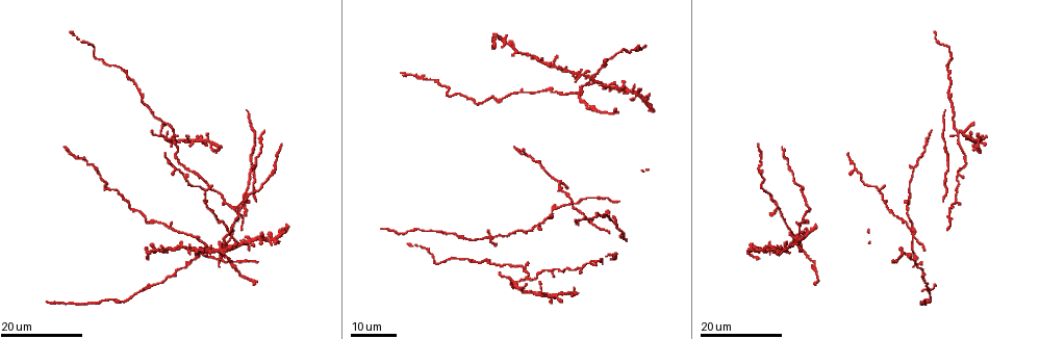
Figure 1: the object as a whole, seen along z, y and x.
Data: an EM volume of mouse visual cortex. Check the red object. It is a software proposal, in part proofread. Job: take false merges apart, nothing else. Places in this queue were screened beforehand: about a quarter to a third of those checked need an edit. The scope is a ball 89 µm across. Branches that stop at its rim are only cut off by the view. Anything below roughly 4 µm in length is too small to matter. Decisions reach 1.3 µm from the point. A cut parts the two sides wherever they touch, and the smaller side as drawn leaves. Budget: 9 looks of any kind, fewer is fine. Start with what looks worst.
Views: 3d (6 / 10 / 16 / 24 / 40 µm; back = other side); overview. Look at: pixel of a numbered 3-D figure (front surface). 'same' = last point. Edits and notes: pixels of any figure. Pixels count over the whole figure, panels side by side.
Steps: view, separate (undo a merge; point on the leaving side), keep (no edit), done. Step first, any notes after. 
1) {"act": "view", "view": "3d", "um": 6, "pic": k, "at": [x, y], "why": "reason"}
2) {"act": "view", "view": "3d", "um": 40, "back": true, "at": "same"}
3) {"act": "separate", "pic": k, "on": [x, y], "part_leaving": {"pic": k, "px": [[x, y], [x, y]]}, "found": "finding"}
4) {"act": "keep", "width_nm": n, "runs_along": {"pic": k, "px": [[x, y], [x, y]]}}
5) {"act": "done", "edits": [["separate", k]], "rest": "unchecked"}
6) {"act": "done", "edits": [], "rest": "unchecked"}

{"act": "view", "view": "3d", "um": 24, "pic": 1, "at": [915, 235], "why": "four or more arms meet"}

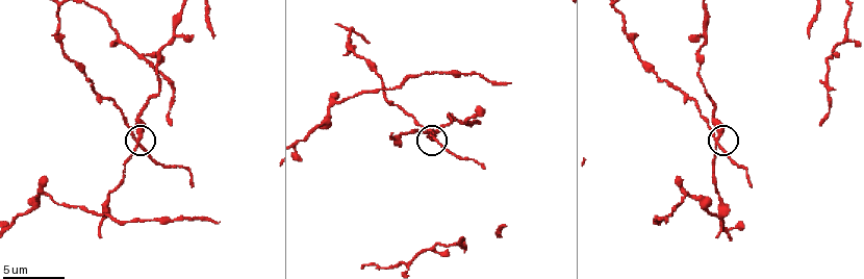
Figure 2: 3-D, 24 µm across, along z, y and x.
{"act": "view", "view": "3d", "um": 10, "pic": 2, "at": [140, 138]}

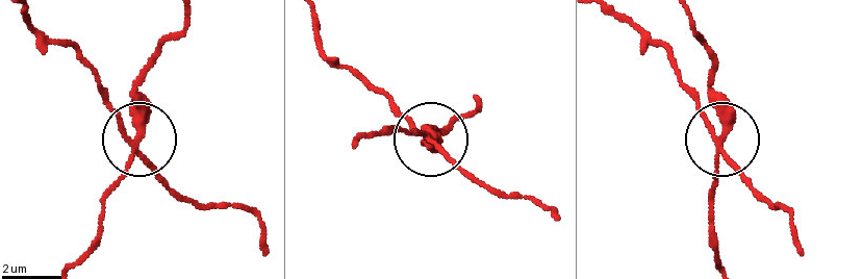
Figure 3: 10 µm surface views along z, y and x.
{"act": "separate", "pic": 3, "on": [136, 103], "arms": 4, "part_leaving": {"pic": 3, "px": [[131, 147], [149, 60], [183, 16]]}, "found": "two neurons meet here"}

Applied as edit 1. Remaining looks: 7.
{"act": "view", "view": "3d", "um": 24, "pic": 1, "at": [580, 95], "why": "three-way junction"}

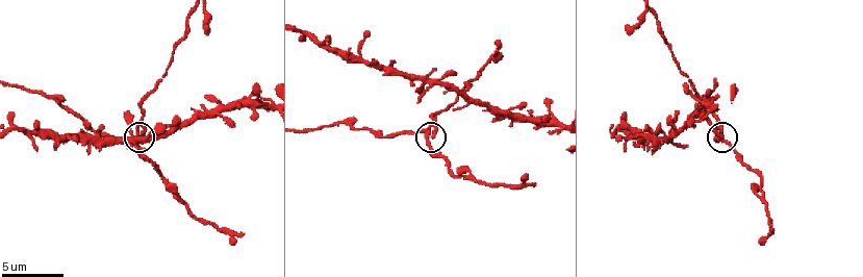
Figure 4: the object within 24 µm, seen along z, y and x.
{"act": "view", "view": "3d", "um": 6, "pic": 4, "at": [427, 140], "why": "closer look"}

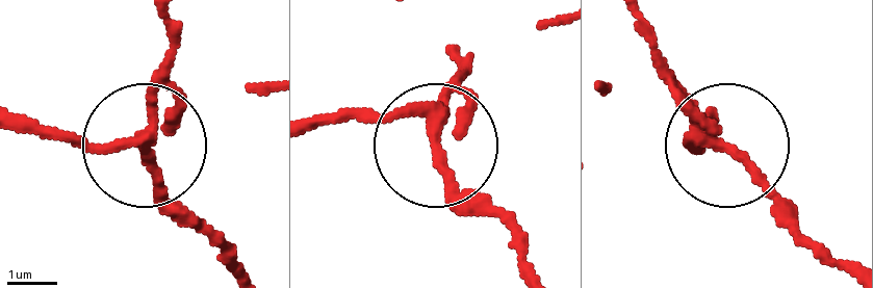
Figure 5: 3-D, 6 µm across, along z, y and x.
{"act": "keep", "arms": 3, "found": "all the same neuron"}

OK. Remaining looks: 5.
{"act": "view", "view": "3d", "um": 24, "pic": 1, "at": [957, 139], "why": "four-way junction"}

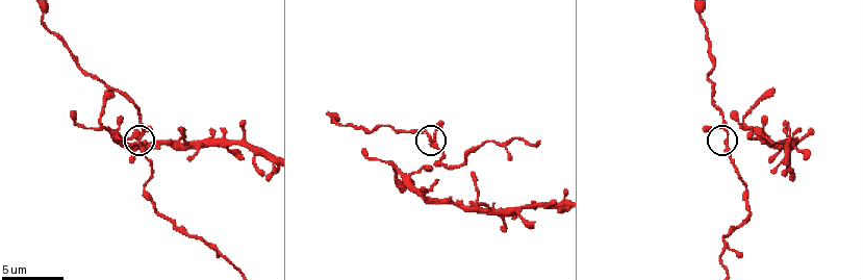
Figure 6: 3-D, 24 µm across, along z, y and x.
{"act": "view", "view": "3d", "um": 6, "pic": 6, "at": [728, 132]}

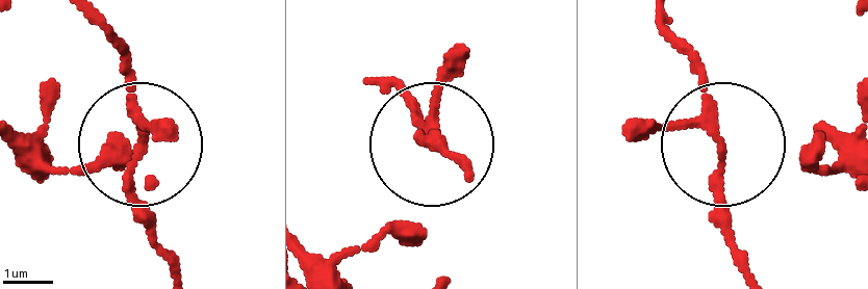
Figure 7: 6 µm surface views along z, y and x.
{"act": "keep", "side_arm_um": 21, "runs_along": {"pic": 7, "px": [[751, 272], [718, 153], [814, 149]]}, "found": "all the same neuron"}

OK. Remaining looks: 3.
{"act": "view", "view": "3d", "um": 16, "pic": 1, "at": [524, 155], "why": "three-way junction"}

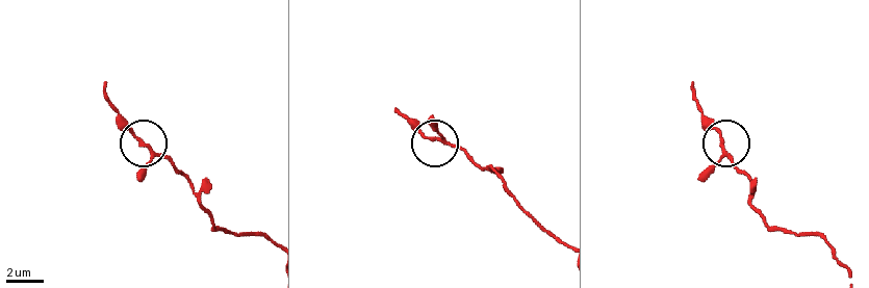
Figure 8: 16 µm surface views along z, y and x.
{"act": "view", "view": "3d", "um": 10, "pic": 8, "at": [153, 152]}

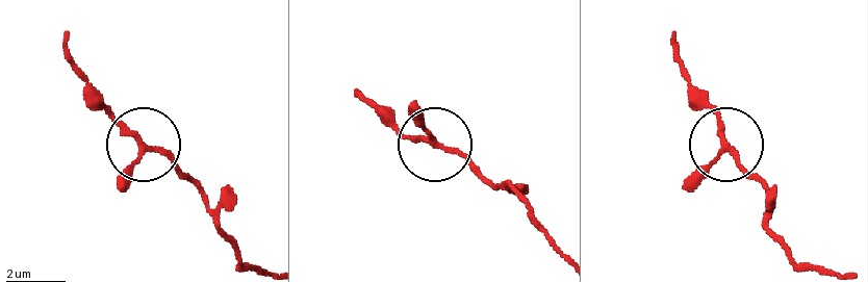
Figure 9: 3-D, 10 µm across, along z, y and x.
{"act": "keep", "width_nm": 160, "runs_along": {"pic": 9, "px": [[563, 251], [504, 183], [386, 124]]}, "found": "one neuron here"}

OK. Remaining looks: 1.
{"act": "view", "view": "3d", "um": 10, "pic": 2, "at": [685, 190], "why": "sudden change in width"}

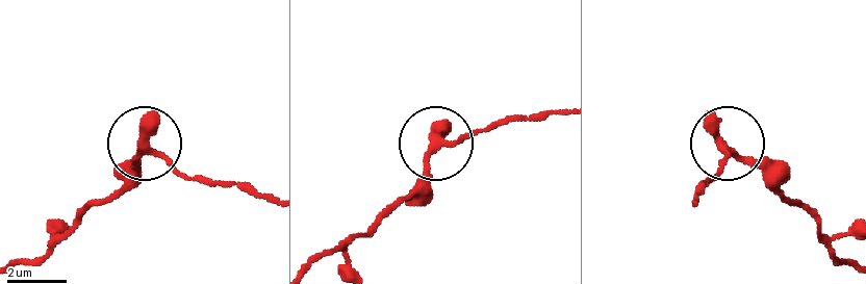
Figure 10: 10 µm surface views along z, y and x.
{"act": "keep", "width_nm": 230, "found": "all the same neuron"}

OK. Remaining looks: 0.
{"act": "done", "edits": [["separate", 3]], "rest": "unchecked"}

